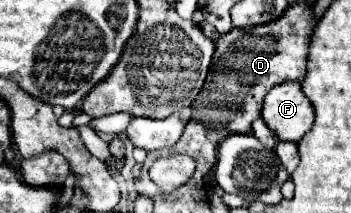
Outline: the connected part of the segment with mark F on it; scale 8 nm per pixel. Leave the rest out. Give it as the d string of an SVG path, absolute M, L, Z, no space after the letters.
M288 82L272 88L264 98L262 120L278 140L300 142L314 120L312 104L308 104L300 82Z

